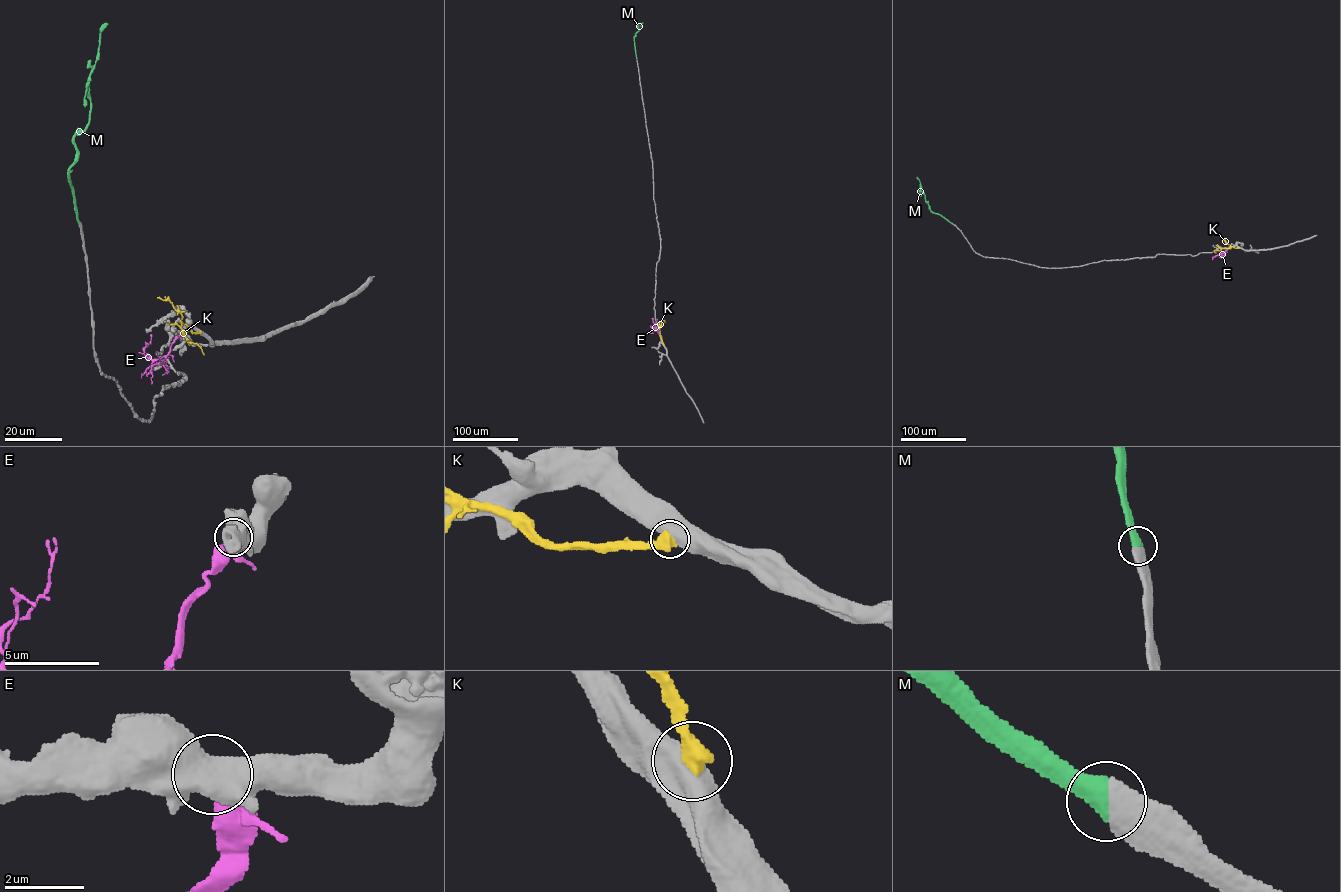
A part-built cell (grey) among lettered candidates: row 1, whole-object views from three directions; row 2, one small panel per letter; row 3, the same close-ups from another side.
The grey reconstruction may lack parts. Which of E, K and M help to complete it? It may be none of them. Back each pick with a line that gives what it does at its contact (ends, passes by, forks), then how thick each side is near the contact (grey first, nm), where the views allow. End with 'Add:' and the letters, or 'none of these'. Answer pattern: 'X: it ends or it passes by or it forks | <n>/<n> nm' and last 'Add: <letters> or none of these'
M: it ends | 650/550 nm
Add: M

